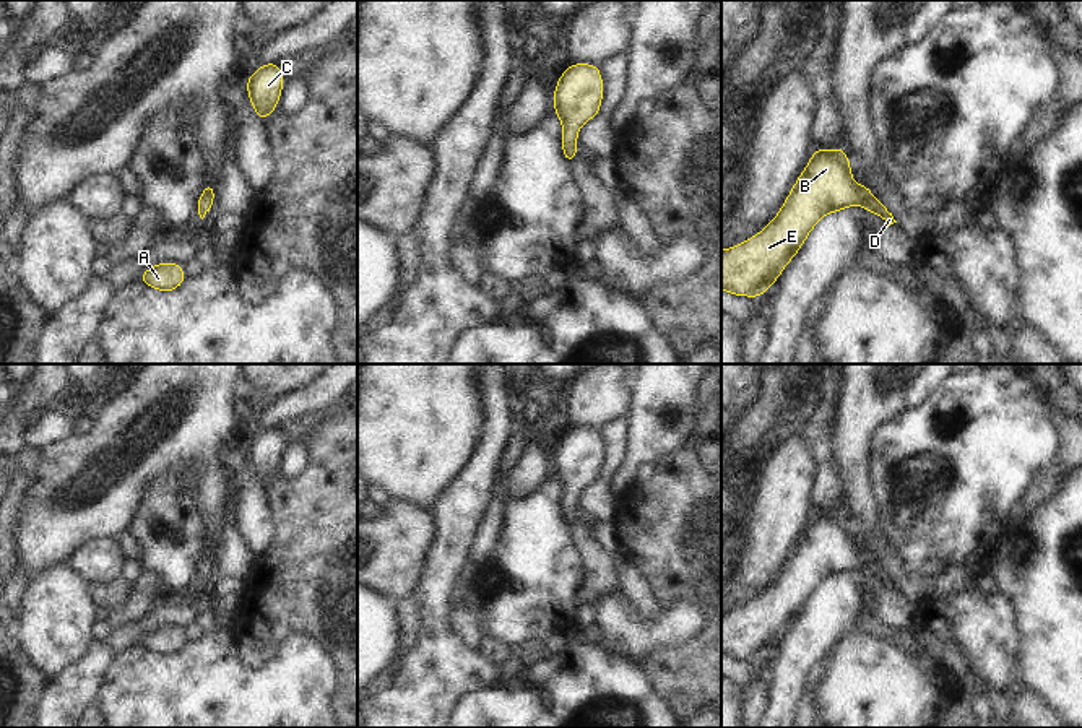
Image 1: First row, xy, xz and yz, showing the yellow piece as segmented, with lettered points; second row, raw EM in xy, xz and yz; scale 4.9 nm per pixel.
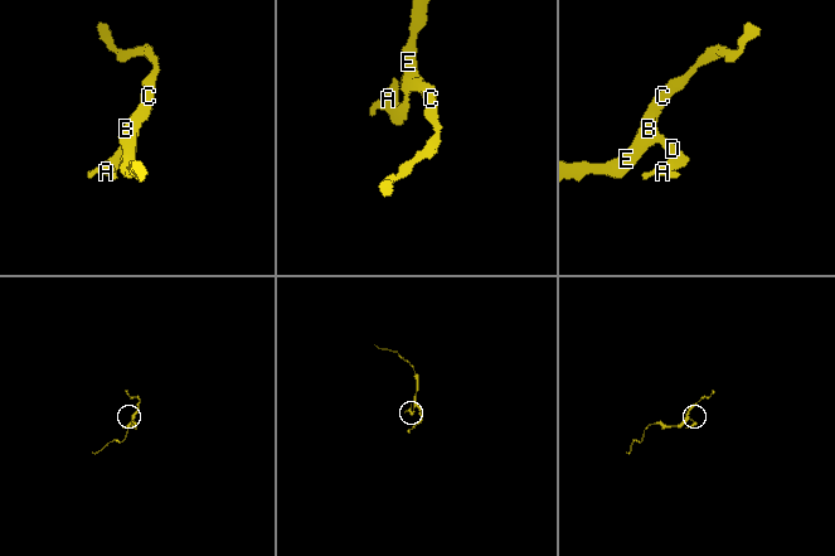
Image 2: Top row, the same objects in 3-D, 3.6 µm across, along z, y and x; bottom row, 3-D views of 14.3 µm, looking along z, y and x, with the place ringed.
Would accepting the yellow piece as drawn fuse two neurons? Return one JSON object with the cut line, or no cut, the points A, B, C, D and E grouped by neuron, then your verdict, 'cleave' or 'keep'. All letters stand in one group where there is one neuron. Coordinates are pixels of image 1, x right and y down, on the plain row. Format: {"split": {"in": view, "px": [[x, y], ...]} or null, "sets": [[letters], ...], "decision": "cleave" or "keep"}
{"split": null, "sets": [["A", "B", "C", "D", "E"]], "decision": "keep"}

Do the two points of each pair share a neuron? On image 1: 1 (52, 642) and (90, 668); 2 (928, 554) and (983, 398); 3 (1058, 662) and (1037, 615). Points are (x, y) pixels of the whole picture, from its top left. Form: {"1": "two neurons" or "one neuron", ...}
{"1": "two neurons", "2": "one neuron", "3": "one neuron"}

